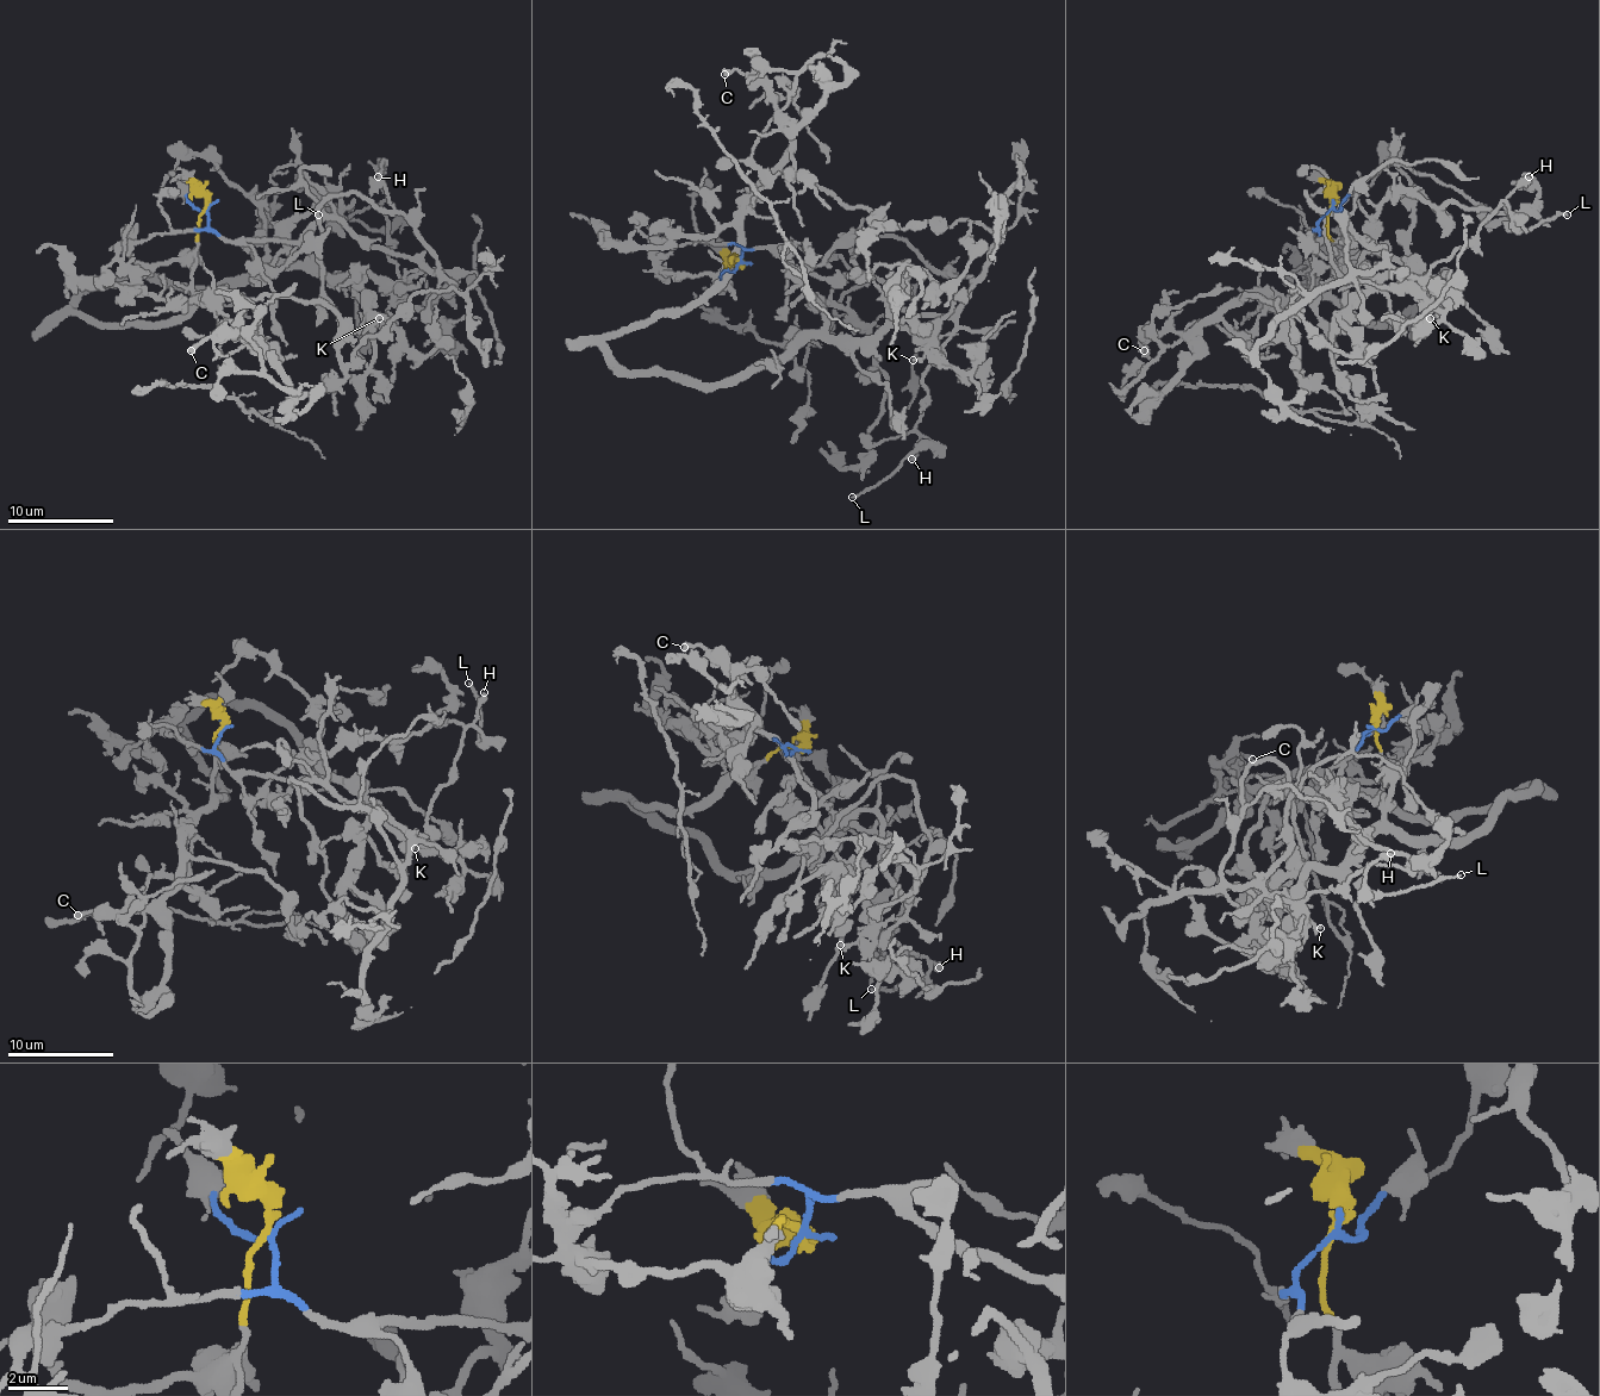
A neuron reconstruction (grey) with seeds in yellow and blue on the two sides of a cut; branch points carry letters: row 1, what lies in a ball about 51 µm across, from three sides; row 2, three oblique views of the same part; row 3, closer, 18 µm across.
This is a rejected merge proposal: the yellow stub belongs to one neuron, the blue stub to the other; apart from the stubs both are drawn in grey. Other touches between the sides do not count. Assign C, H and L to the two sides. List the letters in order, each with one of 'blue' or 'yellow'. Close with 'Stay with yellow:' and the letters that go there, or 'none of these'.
C: yellow
H: blue
L: blue
Stay with yellow: C

